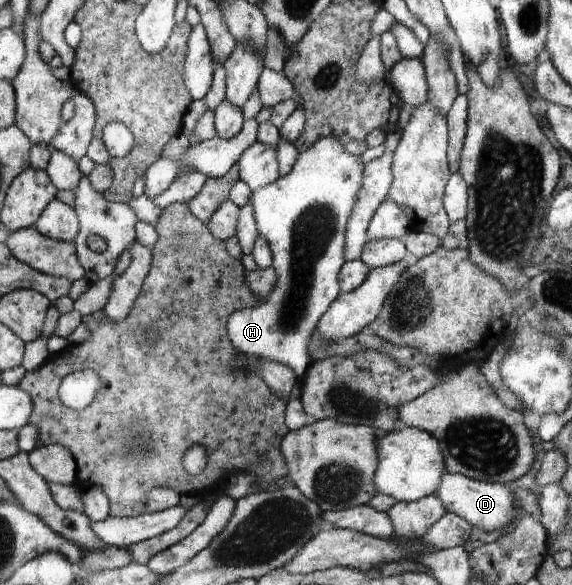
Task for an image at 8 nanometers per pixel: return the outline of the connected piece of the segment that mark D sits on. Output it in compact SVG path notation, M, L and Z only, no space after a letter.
M445 471L434 494L436 498L439 498L446 512L455 514L463 518L471 527L474 526L484 531L504 530L514 518L513 500L515 498L511 487L502 483L477 481L458 473Z

